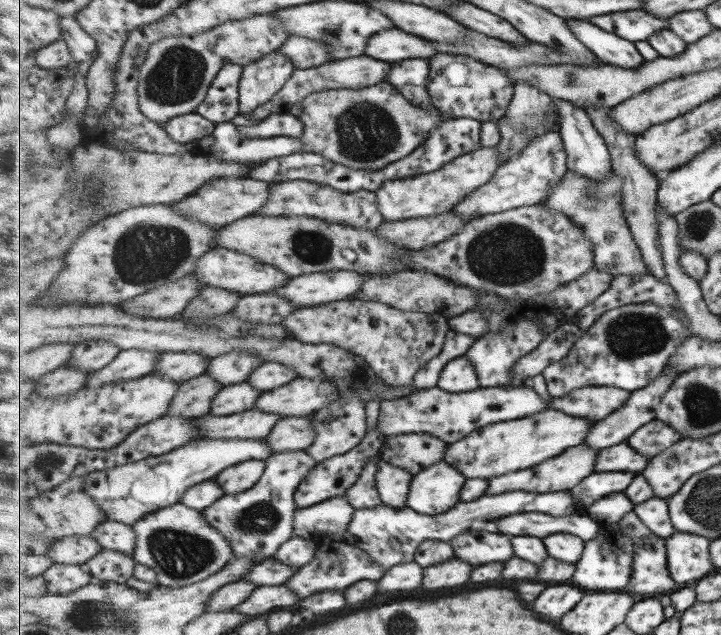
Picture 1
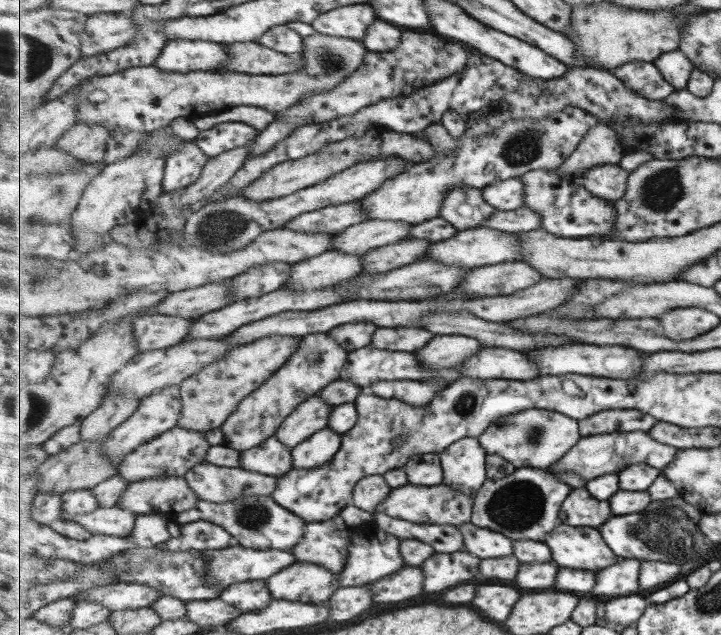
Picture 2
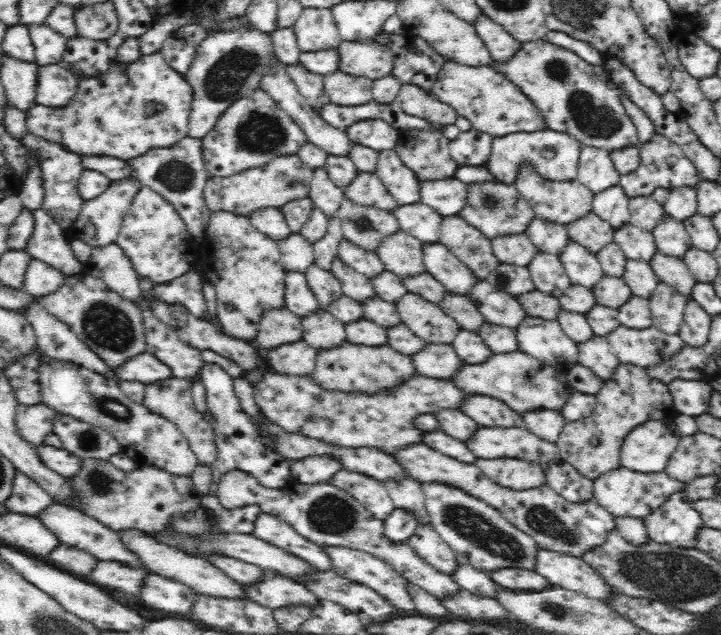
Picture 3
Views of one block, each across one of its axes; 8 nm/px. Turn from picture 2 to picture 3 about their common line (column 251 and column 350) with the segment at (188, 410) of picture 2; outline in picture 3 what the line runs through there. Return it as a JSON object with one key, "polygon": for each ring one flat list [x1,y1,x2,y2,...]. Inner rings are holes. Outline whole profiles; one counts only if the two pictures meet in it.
{"polygon":[[346,340,335,349,318,352,315,370,310,377,324,392,376,396,380,392,394,392,396,388,403,386,408,379,414,379,416,375,418,372,413,357,390,348,390,345,365,347]]}

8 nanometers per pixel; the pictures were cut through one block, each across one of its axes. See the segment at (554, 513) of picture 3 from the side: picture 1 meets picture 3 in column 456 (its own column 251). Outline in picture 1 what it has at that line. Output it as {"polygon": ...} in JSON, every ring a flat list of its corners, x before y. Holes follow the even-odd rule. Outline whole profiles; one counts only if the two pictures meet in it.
{"polygon":[[249,460,226,468,216,476,215,481,221,485,226,495,241,494,251,490,260,482,264,475,266,464,263,460]]}

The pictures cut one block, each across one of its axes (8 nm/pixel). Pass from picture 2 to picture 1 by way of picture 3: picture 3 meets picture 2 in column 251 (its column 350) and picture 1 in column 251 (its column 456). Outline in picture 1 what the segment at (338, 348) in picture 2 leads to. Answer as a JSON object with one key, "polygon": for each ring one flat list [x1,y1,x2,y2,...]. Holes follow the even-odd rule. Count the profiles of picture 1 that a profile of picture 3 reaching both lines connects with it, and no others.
{"polygon":[[248,381,224,386,219,395,213,400,212,414,229,416,255,408,257,400,263,392,255,389]]}

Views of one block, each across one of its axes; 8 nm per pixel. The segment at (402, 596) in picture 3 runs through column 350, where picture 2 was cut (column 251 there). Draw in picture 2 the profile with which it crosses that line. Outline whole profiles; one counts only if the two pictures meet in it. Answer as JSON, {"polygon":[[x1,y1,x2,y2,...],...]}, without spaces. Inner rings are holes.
{"polygon":[[237,543,233,546,221,550,204,551,206,556,211,556,211,563,208,568,208,580,212,580,213,585,219,584,222,591,229,589,231,585,246,580,268,580,271,576,281,572,284,568,293,565,296,562,296,555,290,550,261,550,255,548,245,548]]}

